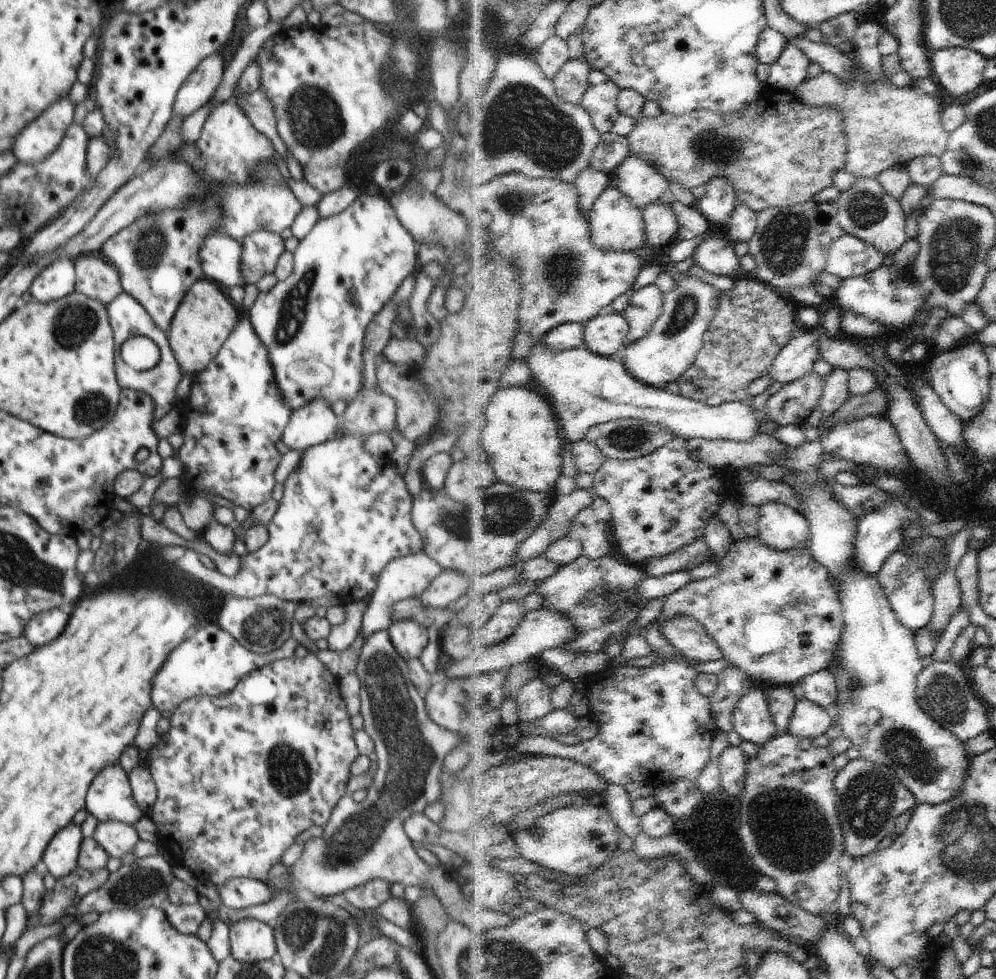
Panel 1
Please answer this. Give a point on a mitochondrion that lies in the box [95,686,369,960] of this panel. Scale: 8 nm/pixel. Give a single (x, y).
(288, 771)

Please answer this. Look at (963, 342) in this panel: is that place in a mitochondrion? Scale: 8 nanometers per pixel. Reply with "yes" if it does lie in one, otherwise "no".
no

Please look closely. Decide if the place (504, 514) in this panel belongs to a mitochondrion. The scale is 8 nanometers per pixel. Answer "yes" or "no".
yes

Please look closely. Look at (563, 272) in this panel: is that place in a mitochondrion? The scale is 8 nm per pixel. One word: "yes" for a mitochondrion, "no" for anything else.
yes

